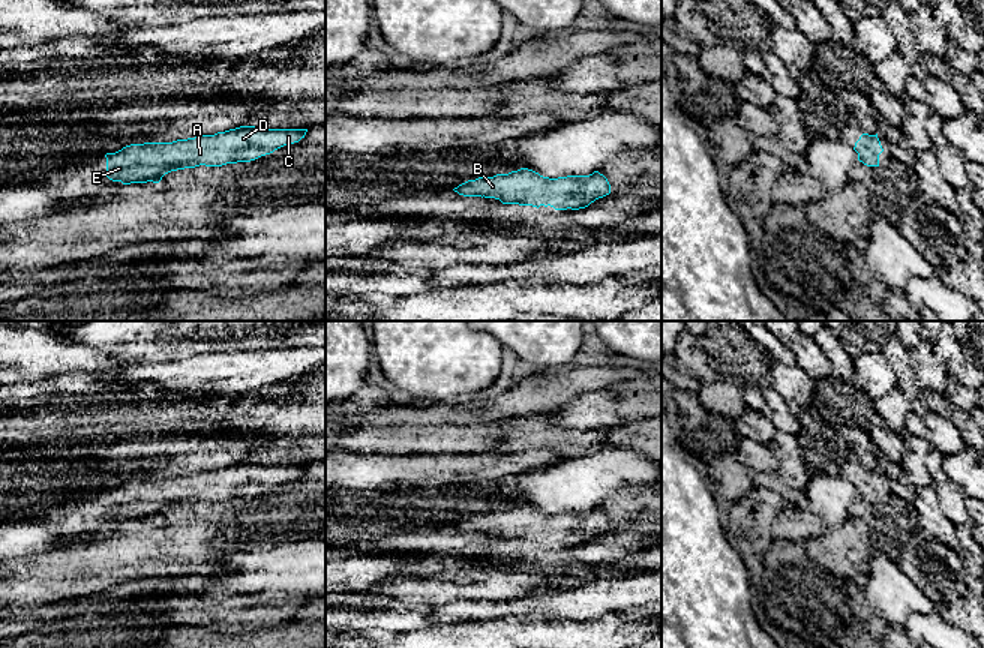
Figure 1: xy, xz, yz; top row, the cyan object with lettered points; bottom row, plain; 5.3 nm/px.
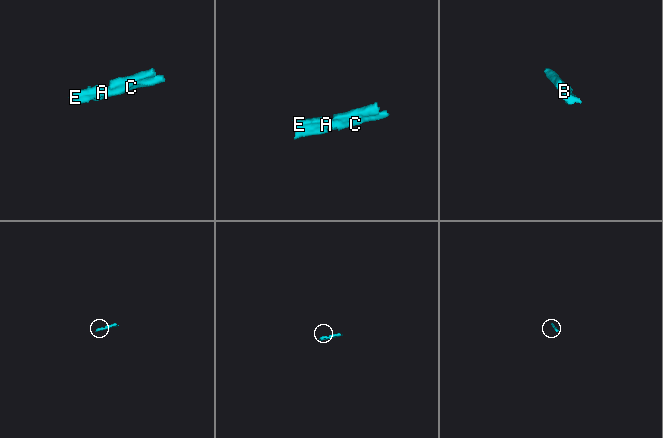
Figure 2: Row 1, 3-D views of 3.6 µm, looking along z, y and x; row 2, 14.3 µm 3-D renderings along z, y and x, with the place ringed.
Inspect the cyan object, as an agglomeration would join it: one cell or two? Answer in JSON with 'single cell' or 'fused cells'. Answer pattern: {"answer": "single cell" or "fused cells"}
{"answer": "single cell"}

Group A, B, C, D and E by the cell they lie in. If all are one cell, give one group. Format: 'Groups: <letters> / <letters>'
Groups: A B C D E

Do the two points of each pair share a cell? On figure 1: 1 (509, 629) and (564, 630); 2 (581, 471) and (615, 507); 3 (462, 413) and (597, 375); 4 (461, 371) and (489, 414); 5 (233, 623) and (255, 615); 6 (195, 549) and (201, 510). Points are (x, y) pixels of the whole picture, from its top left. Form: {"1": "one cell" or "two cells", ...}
{"1": "one cell", "2": "two cells", "3": "one cell", "4": "two cells", "5": "one cell", "6": "two cells"}

